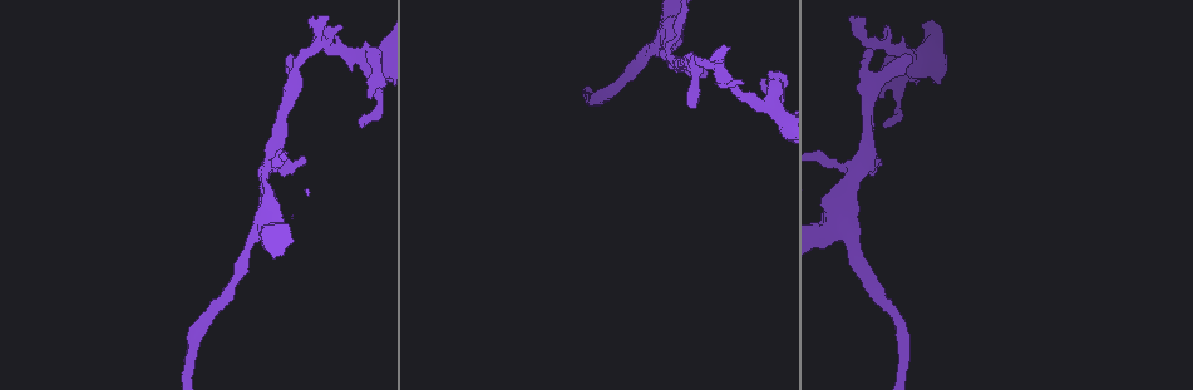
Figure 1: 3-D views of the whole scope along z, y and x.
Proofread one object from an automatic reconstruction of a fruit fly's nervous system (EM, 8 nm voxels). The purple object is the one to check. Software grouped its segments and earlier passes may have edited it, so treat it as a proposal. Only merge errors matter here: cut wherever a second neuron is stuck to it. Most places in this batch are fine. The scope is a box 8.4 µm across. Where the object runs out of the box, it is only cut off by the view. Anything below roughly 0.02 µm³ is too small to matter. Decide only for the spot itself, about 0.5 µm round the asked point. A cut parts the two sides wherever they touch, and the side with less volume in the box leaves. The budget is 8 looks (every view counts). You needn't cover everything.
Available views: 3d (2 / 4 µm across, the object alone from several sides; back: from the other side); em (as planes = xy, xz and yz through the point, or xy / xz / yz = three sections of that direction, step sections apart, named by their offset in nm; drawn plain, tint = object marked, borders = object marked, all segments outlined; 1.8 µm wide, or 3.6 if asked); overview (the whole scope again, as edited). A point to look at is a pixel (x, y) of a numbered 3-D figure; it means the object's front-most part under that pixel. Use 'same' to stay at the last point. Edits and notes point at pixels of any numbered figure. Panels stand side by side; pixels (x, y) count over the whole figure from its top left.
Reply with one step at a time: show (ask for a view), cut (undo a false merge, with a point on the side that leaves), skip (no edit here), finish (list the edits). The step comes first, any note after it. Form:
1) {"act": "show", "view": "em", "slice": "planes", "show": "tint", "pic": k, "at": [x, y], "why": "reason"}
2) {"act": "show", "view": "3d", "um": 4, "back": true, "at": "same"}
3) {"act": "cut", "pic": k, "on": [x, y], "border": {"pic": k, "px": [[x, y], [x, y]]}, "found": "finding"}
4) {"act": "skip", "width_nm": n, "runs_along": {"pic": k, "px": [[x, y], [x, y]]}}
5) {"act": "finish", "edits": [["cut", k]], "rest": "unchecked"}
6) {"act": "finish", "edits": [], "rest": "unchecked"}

{"act": "show", "view": "em", "slice": "xz", "step": 8, "show": "tint", "pic": 1, "at": [869, 78]}

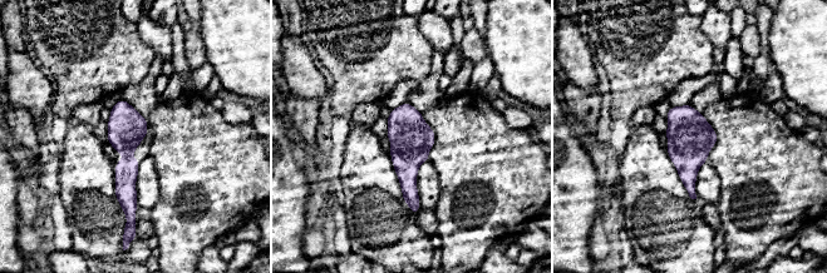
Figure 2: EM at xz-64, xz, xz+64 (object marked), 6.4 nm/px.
{"act": "skip", "runs_along": {"pic": 2, "px": [[122, 103], [127, 148], [127, 211]]}, "found": "continuous, no second neuron"}

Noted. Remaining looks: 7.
{"act": "show", "view": "em", "um": 3.6, "slice": "xz", "step": 8, "show": "tint", "pic": 1, "at": [368, 57], "why": "sudden change in width"}

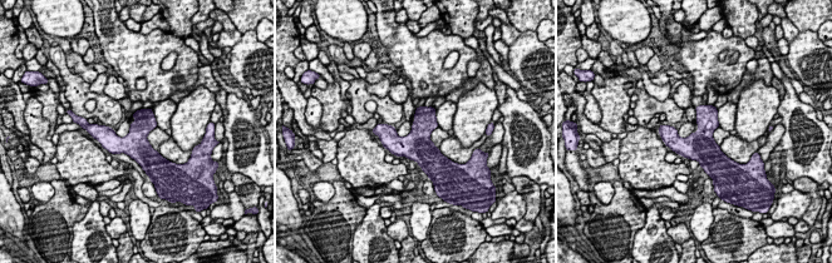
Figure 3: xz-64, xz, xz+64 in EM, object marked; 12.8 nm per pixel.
{"act": "show", "view": "em", "um": 3.6, "slice": "xy", "step": 4, "show": "tint", "at": "same"}

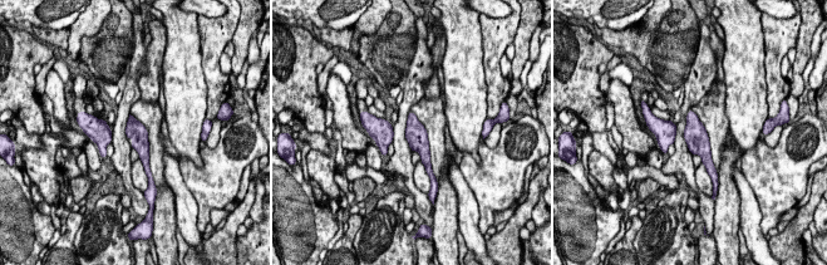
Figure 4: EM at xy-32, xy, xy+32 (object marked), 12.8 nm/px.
{"act": "skip", "found": "continuous, no second neuron"}

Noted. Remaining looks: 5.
{"act": "show", "view": "3d", "um": 4, "pic": 1, "at": [671, 39], "why": "thick turns thin"}

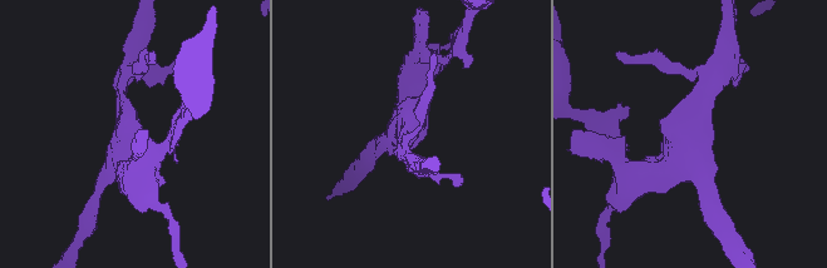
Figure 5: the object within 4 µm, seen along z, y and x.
{"act": "show", "view": "em", "slice": "yz", "step": 4, "show": "tint", "pic": 5, "at": [409, 127], "arms": 3, "arm_widths_nm": [190, 190, 420], "why": "now the EM"}

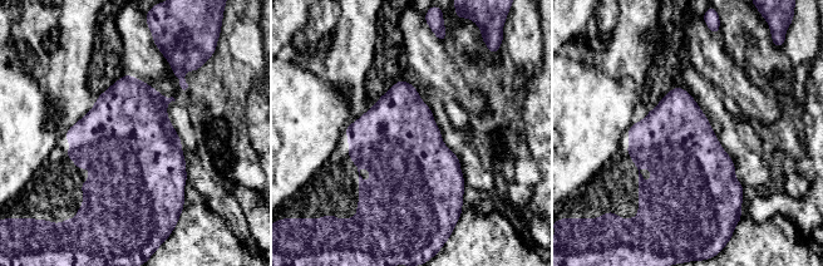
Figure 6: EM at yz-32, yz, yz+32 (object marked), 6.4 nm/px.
{"act": "show", "view": "em", "slice": "planes", "show": "tint", "at": "same", "why": "another direction"}

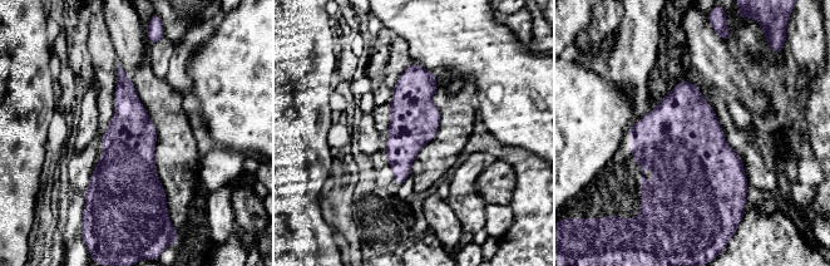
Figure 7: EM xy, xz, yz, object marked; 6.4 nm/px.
{"act": "skip", "found": "all the same neuron"}

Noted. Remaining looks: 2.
{"act": "finish", "edits": [], "rest": "unchecked"}

